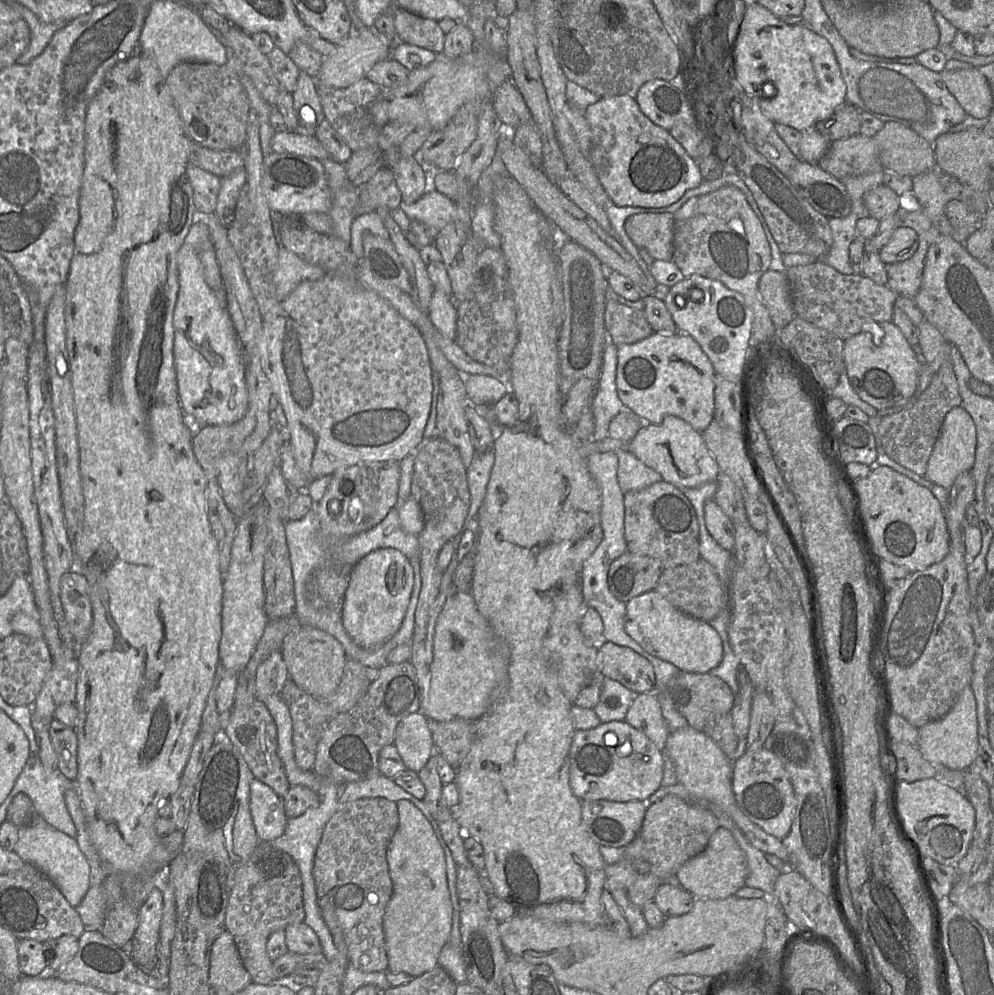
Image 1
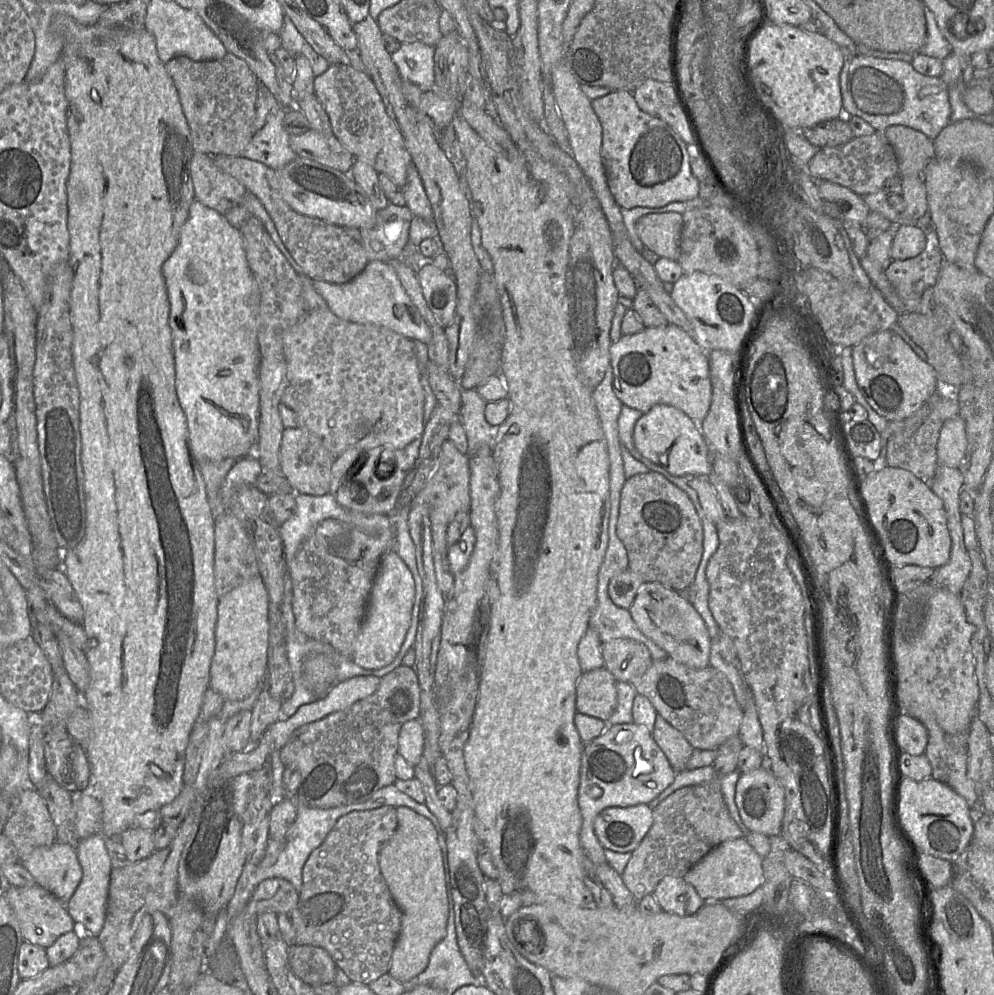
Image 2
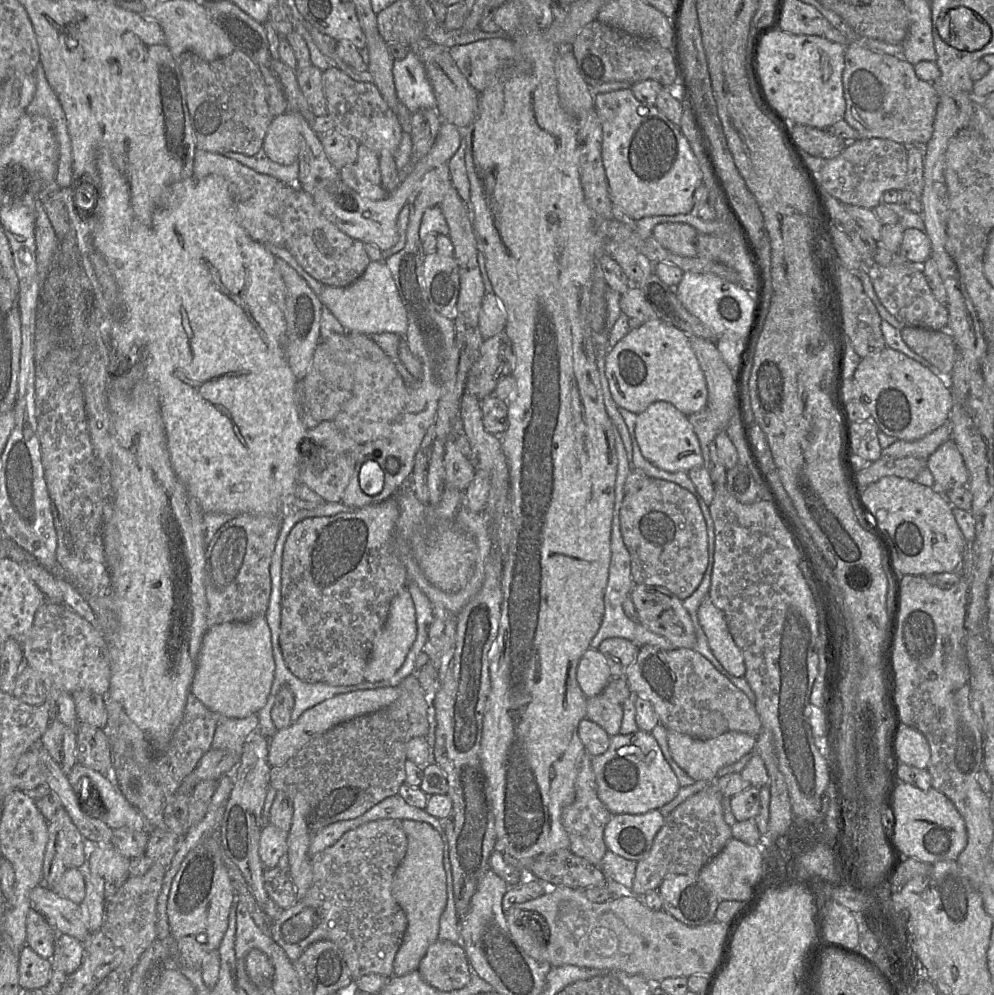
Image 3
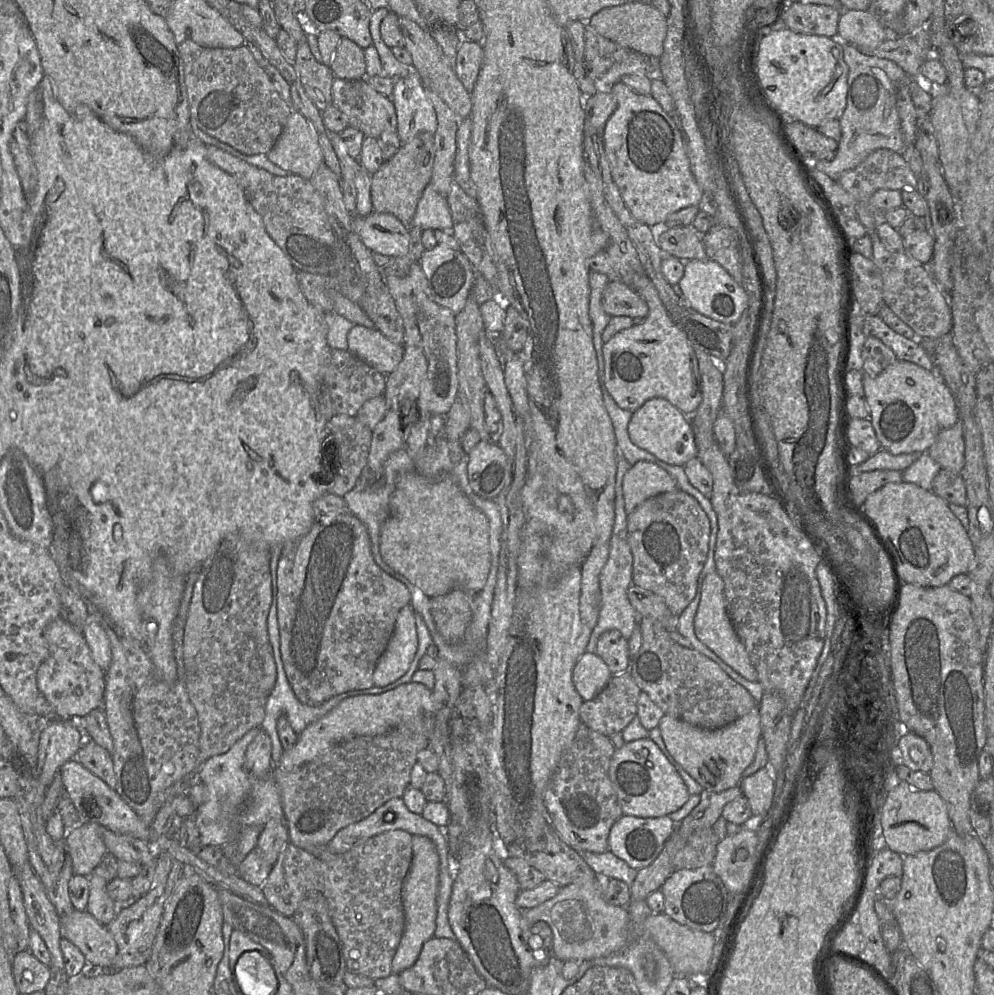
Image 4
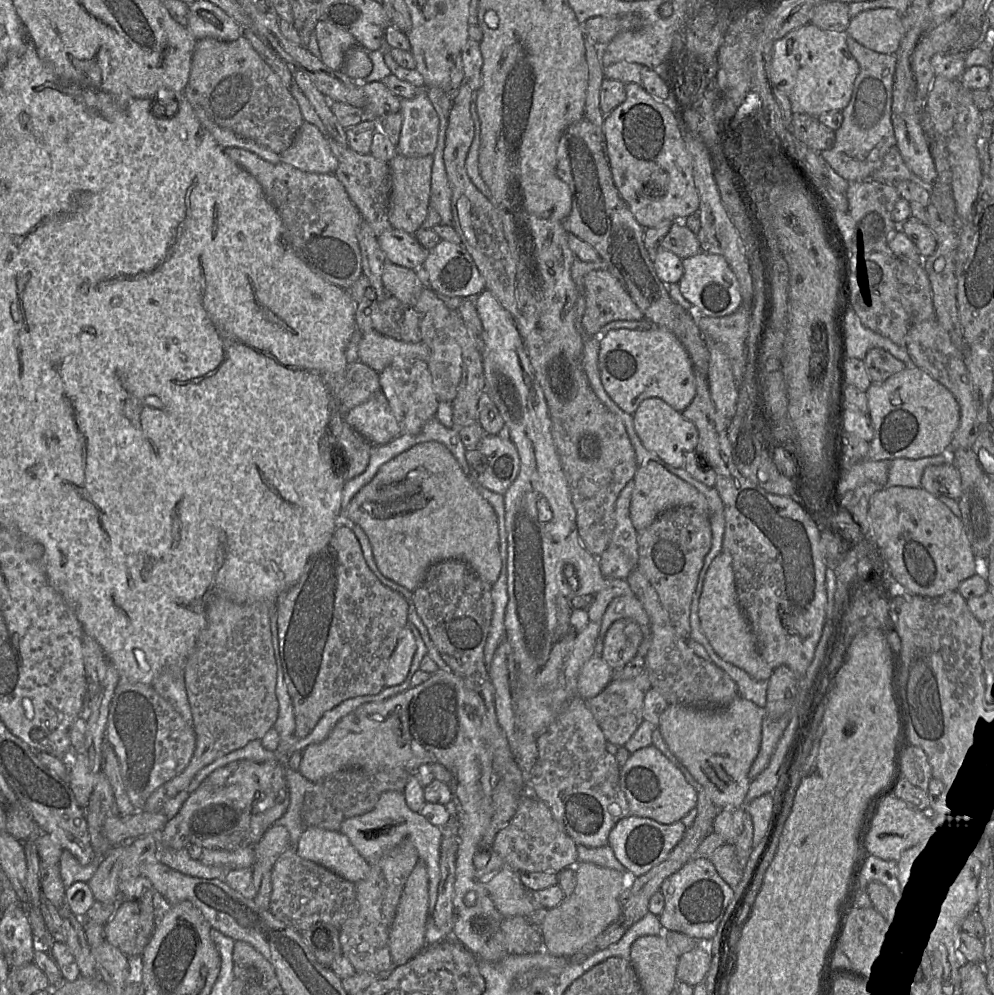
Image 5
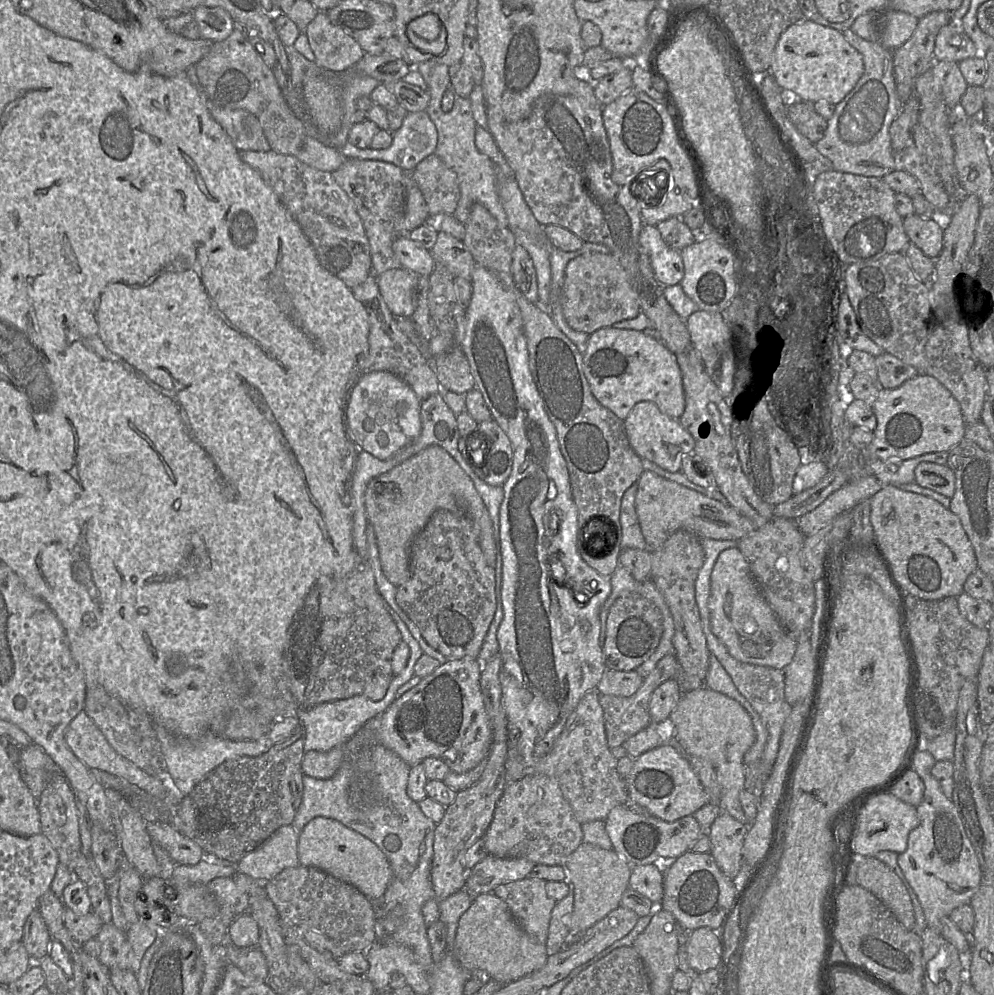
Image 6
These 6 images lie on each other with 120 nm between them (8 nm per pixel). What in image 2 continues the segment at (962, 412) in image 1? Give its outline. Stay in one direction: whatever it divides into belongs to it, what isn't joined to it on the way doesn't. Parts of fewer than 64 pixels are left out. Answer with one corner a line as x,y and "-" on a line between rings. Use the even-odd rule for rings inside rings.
959,415
947,419
937,443
937,464
959,468
966,457
968,440
965,421

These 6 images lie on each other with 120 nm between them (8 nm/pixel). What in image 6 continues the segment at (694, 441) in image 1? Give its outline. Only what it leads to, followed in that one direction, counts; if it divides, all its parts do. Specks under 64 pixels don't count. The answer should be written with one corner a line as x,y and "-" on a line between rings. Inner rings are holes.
640,401
624,420
628,441
640,458
650,460
669,472
679,472
684,454
693,452
693,441
679,419
669,417
651,401

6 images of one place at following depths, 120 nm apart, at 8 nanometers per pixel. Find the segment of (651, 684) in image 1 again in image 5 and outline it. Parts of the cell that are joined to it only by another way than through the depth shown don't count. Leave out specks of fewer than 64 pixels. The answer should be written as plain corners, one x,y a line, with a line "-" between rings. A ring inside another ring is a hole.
616,620
605,634
601,657
614,671
621,669
635,657
642,640
643,632
636,621

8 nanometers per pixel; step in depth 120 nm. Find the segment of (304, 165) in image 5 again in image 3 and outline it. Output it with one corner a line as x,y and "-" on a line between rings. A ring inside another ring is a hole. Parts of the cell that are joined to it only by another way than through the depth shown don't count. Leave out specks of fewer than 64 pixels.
291,111
274,117
264,138
266,155
274,162
289,165
298,160
302,149
299,117

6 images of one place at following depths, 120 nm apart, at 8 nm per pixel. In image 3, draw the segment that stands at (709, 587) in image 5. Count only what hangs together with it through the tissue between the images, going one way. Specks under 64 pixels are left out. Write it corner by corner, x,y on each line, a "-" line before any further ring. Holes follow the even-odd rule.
707,596
699,606
697,617
713,655
732,675
744,677
744,657
728,629
724,613

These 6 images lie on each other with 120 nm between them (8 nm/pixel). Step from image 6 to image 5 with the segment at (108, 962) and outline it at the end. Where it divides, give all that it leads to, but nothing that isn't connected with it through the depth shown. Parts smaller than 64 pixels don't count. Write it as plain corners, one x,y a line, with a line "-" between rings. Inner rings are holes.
151,883
151,887
136,899
119,898
114,914
104,925
104,940
133,960
139,959
158,924
158,916
156,916
156,909
153,908
152,903
153,889

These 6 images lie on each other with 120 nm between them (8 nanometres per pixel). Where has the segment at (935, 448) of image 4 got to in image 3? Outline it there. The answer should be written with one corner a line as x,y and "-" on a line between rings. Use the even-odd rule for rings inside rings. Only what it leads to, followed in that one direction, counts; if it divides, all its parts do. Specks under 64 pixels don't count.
950,438
942,443
927,460
927,467
931,471
935,486
944,495
955,487
966,486
969,474
962,455

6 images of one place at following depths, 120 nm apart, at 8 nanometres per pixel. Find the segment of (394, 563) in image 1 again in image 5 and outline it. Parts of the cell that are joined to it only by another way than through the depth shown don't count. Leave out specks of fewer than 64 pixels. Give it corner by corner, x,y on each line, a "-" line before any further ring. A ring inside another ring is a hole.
406,625
400,632
397,645
389,657
384,673
385,686
393,686
405,680
415,651
415,637

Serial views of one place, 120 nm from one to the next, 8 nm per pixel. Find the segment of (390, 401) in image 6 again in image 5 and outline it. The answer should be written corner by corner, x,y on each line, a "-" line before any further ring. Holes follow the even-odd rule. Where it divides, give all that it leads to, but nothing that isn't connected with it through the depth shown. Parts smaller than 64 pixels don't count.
382,390
346,412
344,420
372,445
384,445
402,432

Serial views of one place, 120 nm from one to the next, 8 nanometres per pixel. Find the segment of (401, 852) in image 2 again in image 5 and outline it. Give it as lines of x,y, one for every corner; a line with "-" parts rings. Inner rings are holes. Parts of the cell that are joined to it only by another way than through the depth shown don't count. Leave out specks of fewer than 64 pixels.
419,859
406,880
396,915
389,931
390,955
394,966
407,963
425,947
428,906
428,873
425,863

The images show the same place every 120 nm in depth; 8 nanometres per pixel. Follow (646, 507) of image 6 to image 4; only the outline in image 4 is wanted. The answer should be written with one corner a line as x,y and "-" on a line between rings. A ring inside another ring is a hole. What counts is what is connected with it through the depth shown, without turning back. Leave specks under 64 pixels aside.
638,461
631,465
623,479
623,495
627,515
646,499
678,490
669,473
653,462

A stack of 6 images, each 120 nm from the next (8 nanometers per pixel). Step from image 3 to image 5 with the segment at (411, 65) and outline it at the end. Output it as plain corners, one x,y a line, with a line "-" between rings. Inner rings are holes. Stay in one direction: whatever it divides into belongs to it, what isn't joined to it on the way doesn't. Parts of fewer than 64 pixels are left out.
420,89
411,99
400,99
402,125
396,153
406,157
433,154
437,145
439,118
426,90

